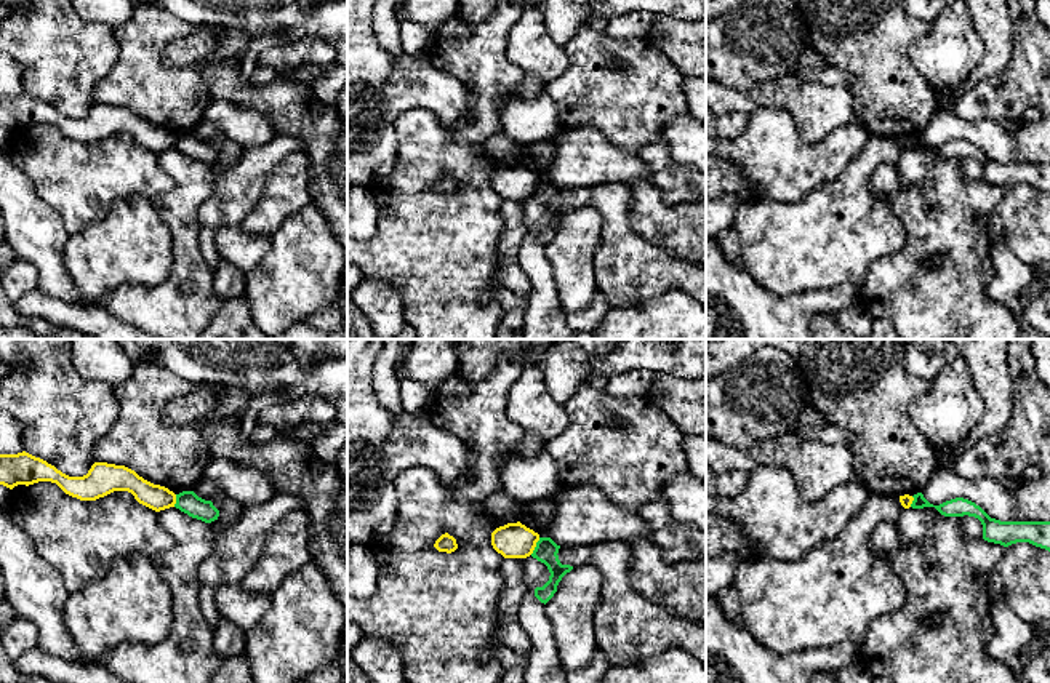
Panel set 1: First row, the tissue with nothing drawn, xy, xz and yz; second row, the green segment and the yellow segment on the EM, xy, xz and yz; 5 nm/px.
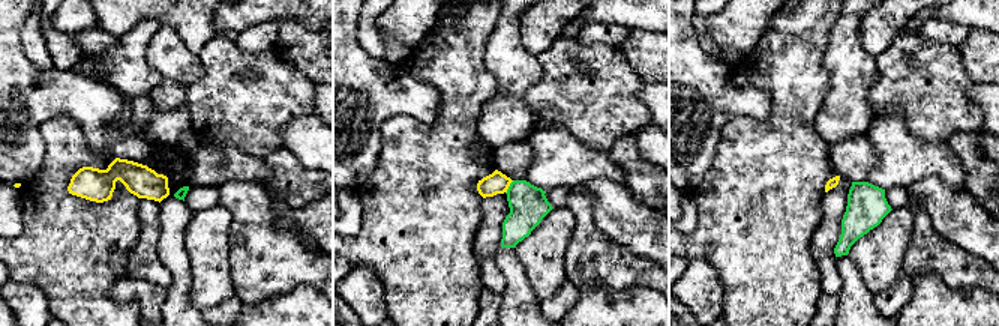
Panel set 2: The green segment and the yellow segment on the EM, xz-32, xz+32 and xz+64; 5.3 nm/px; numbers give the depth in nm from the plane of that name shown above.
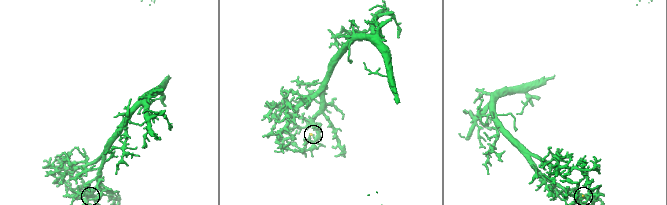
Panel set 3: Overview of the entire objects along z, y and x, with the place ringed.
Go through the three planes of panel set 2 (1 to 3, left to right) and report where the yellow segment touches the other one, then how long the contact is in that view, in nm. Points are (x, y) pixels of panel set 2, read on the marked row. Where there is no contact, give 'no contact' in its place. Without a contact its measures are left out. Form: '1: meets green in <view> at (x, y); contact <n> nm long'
1: no contact
2: meets green in xz+32 at (509, 187); contact 80 nm long
3: no contact

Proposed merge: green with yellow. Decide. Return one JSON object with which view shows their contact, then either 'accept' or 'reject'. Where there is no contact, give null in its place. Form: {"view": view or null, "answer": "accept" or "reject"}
{"view": "xz", "answer": "reject"}

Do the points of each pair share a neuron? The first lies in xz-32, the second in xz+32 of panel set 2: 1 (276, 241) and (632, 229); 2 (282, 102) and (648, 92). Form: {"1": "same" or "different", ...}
{"1": "different", "2": "different"}

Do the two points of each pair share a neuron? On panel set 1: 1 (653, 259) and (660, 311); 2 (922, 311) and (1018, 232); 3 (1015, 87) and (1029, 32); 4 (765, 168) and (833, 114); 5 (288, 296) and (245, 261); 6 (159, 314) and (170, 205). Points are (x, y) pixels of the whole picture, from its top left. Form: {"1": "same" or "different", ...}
{"1": "different", "2": "different", "3": "same", "4": "different", "5": "different", "6": "same"}

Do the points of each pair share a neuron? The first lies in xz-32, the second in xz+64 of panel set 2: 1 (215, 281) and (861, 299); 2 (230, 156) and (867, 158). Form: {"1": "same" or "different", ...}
{"1": "different", "2": "different"}

